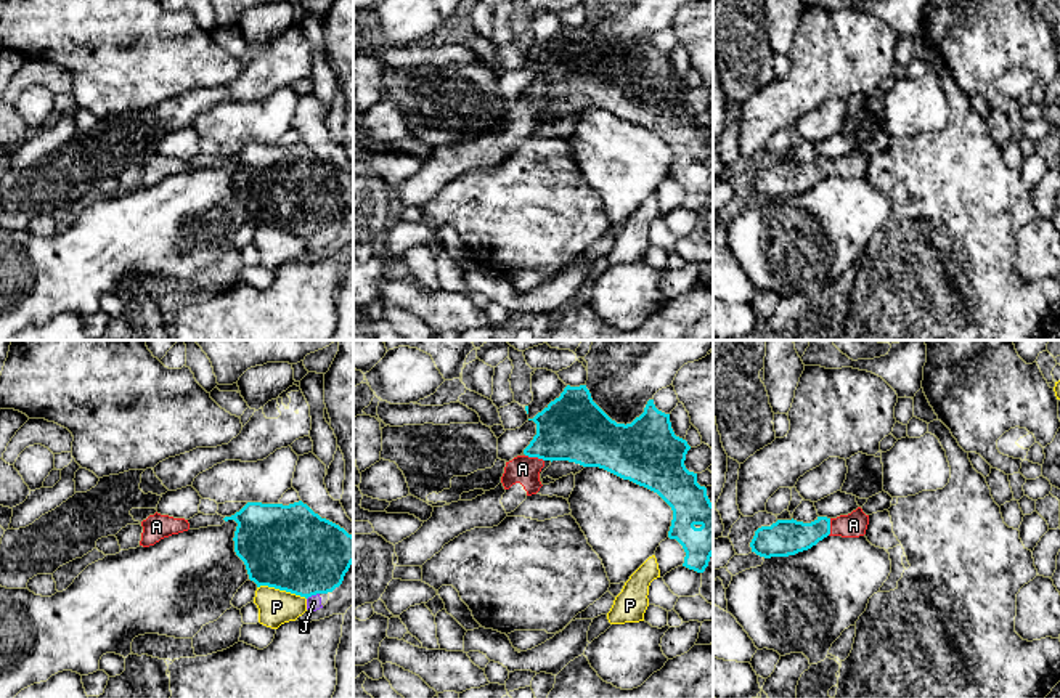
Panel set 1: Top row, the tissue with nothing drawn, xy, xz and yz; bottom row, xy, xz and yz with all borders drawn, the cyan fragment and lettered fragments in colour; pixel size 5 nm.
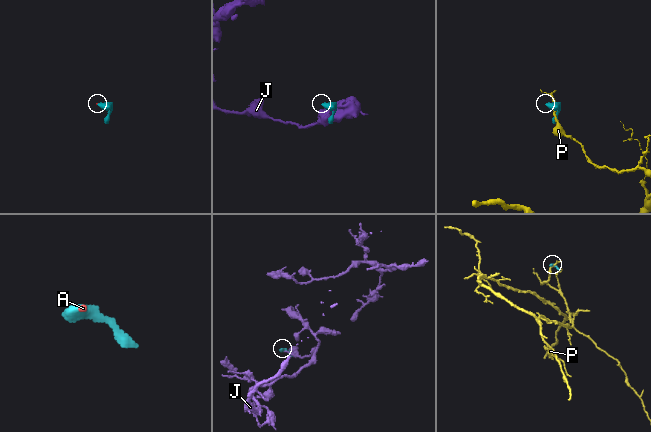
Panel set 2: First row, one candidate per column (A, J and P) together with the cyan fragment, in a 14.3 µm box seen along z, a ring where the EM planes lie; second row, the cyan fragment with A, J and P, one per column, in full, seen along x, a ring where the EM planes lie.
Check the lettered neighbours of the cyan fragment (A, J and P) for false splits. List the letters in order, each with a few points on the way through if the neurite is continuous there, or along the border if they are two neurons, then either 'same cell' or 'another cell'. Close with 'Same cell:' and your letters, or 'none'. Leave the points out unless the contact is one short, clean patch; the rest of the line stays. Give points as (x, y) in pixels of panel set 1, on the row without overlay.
A: runs through xz (572, 68), (535, 97), (522, 109); same cell
J: another cell
P: another cell
Same cell: A

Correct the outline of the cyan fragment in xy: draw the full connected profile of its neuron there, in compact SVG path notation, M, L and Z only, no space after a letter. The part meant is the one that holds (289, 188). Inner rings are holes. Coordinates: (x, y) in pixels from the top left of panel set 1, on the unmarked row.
M302 141L289 146L247 143L239 152L223 160L238 164L233 178L234 193L257 228L268 226L308 239L339 228L353 204L353 177L321 159Z

